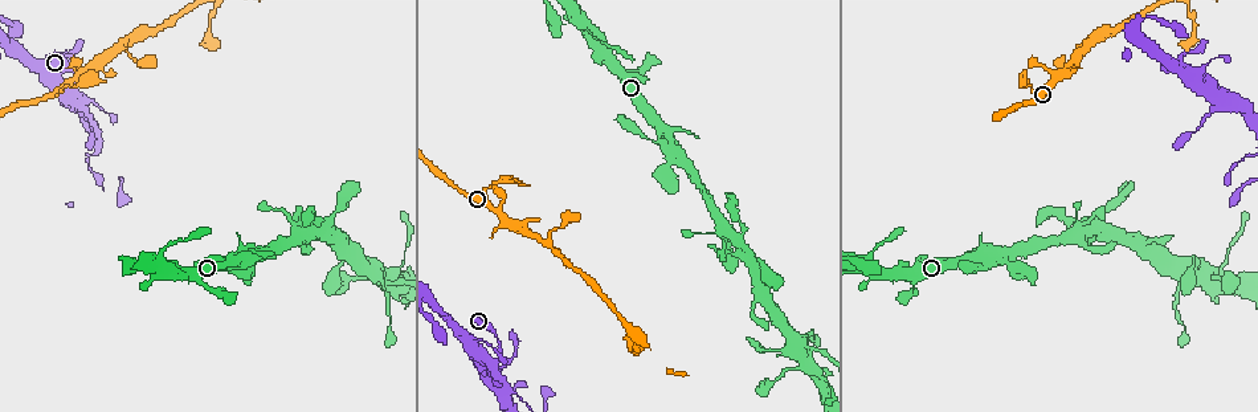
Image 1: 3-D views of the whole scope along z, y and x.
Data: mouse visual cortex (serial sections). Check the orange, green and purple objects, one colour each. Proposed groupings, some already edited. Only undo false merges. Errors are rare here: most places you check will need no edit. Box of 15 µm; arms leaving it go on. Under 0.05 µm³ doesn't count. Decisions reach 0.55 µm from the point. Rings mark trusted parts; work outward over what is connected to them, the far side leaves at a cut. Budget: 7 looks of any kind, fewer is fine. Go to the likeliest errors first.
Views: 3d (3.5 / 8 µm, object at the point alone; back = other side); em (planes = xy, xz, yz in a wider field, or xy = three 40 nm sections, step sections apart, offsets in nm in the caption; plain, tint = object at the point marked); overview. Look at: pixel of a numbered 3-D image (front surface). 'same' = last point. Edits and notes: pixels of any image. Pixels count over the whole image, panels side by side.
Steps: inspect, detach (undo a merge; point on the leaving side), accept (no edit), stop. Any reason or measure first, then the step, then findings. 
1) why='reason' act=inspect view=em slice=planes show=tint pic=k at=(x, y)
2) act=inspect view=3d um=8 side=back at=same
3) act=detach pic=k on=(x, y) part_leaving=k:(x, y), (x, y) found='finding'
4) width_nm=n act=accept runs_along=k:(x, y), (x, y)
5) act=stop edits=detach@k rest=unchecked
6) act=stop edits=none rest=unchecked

why='narrows sharply' act=inspect view=3d um=3.5 pic=1 at=(493, 365)

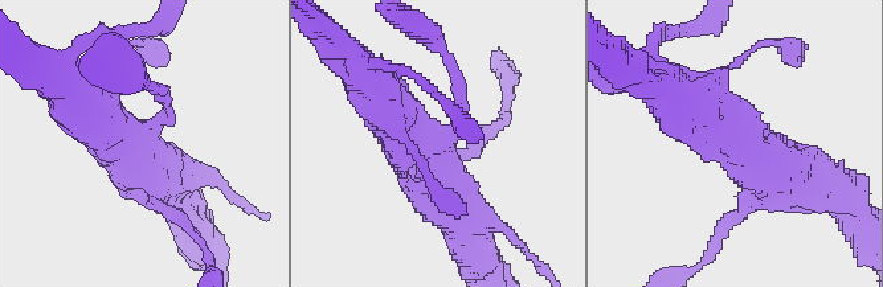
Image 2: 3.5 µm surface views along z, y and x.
arms=4 arm_widths_nm=150,300,450,500 why='need the tissue' act=inspect view=em slice=xy step=3 show=tint pic=2 at=(139, 129)

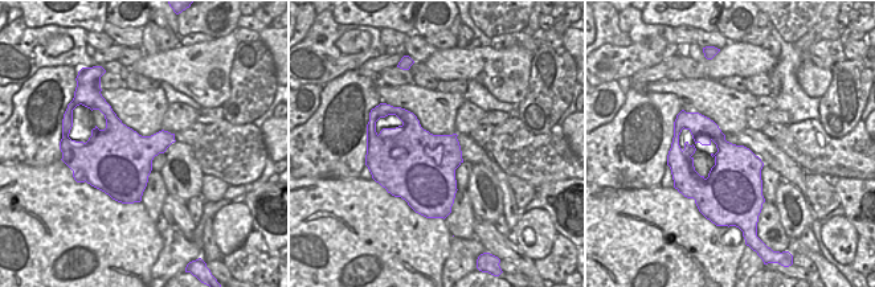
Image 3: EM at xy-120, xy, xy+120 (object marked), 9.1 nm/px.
act=accept found='all the same cell'

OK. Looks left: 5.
why='arms run side by side' act=inspect view=3d um=3.5 pic=1 at=(310, 230)

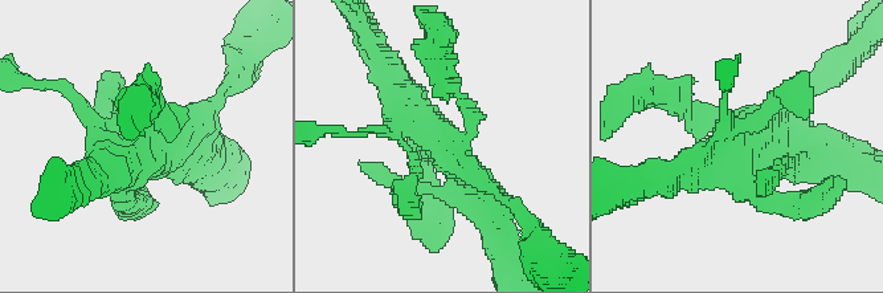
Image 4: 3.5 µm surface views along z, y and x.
act=inspect view=em slice=planes show=tint pic=4 at=(148, 152)

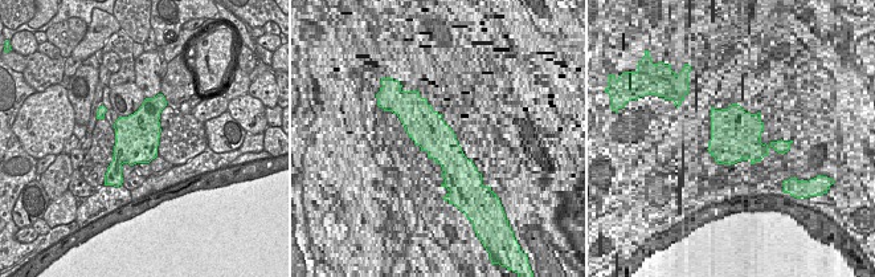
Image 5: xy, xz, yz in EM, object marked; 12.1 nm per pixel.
why='cut it another way' act=inspect view=em slice=xy step=2 show=tint at=same

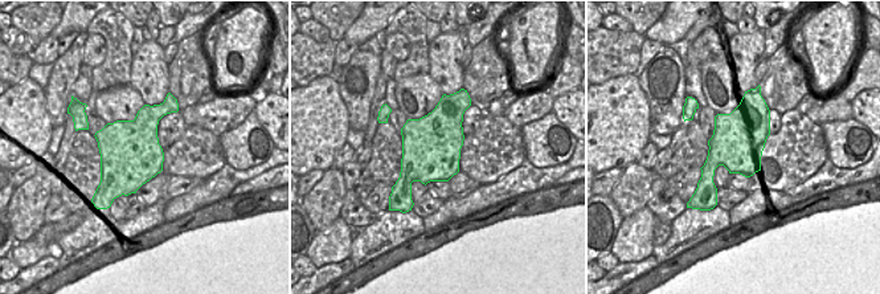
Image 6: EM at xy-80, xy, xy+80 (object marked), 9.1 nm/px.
act=accept runs_along=4:(391, 81), (424, 116), (489, 218) found='one cell here'

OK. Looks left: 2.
why='sharp bend' act=inspect view=3d um=3.5 pic=1 at=(75, 74)

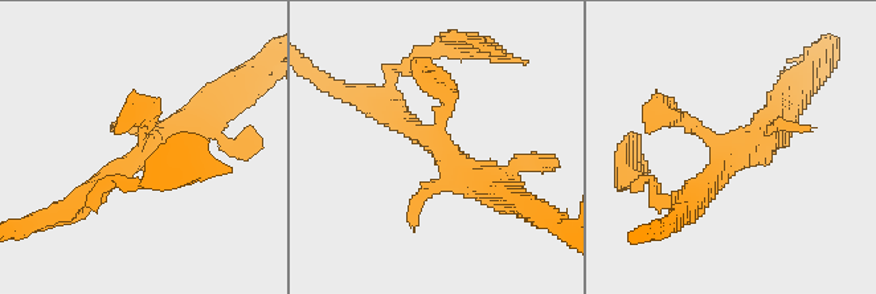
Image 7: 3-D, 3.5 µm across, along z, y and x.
act=inspect view=em slice=xy step=5 show=tint pic=7 at=(139, 152)

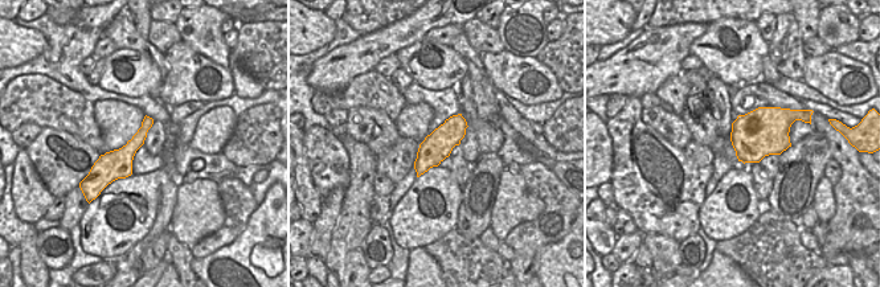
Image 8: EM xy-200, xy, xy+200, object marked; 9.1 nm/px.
act=accept runs_along=7:(73, 203), (142, 146), (154, 121), (130, 117) found='continuous, no second cell'

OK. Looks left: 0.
act=stop edits=none rest=unchecked

